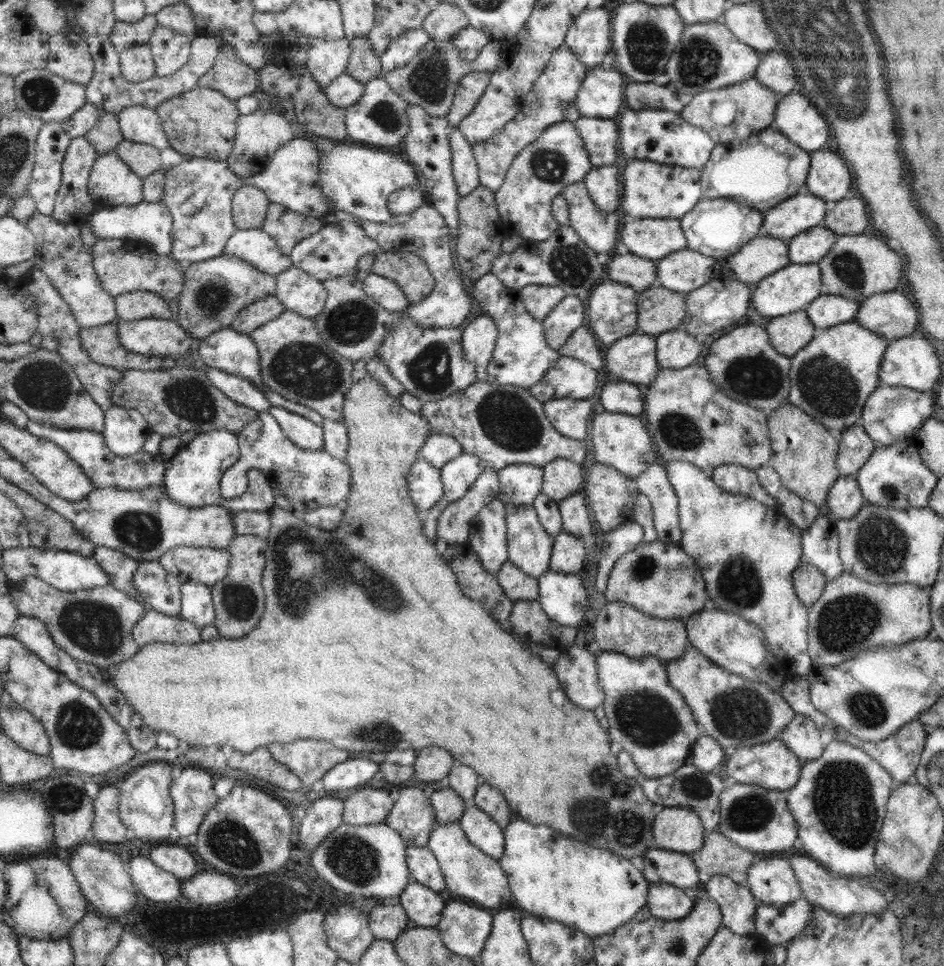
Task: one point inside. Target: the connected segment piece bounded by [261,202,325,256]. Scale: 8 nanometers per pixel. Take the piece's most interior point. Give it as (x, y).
(286, 227)

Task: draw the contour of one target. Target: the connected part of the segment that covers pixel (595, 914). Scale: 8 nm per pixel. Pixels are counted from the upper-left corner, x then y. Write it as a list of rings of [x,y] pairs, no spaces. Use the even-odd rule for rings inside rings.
[[[520,818],[506,826],[503,833],[504,855],[498,862],[508,877],[508,887],[516,906],[526,910],[528,914],[531,912],[538,917],[557,920],[594,938],[610,934],[616,927],[632,921],[634,915],[647,904],[649,881],[644,879],[642,872],[628,859],[610,850],[589,846],[577,837],[556,832],[548,826],[534,826]]]

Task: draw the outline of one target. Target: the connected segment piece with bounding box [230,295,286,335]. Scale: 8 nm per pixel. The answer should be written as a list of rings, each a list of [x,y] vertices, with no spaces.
[[[272,295],[272,297],[248,304],[243,310],[240,310],[230,328],[243,335],[249,335],[256,328],[280,316],[285,310],[285,307],[275,298],[275,295]]]

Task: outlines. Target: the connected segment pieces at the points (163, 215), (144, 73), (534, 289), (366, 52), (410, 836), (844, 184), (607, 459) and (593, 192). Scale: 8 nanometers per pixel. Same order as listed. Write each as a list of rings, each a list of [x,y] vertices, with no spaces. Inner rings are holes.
[[[162,201],[146,202],[136,205],[117,207],[101,207],[95,210],[87,220],[90,232],[94,232],[97,240],[130,239],[152,245],[154,253],[164,257],[172,257],[172,225],[173,218]]]
[[[147,43],[128,47],[119,52],[122,76],[130,82],[142,82],[156,75],[157,65]]]
[[[531,284],[519,289],[518,295],[524,309],[535,320],[544,321],[567,294],[559,286]]]
[[[367,37],[353,38],[349,41],[349,46],[351,53],[345,70],[348,76],[363,84],[382,76],[380,57],[374,52]]]
[[[401,786],[395,791],[394,801],[385,824],[396,830],[407,847],[427,847],[428,837],[438,824],[430,800],[418,788]]]
[[[818,150],[810,154],[811,164],[805,190],[826,202],[838,202],[850,192],[851,175],[843,157]]]
[[[604,411],[604,414],[598,414],[590,421],[589,434],[597,462],[616,468],[630,479],[639,477],[651,464],[662,462],[648,435],[646,423],[634,416]]]
[[[593,166],[584,180],[588,194],[598,210],[610,215],[620,204],[618,170],[616,166]]]

